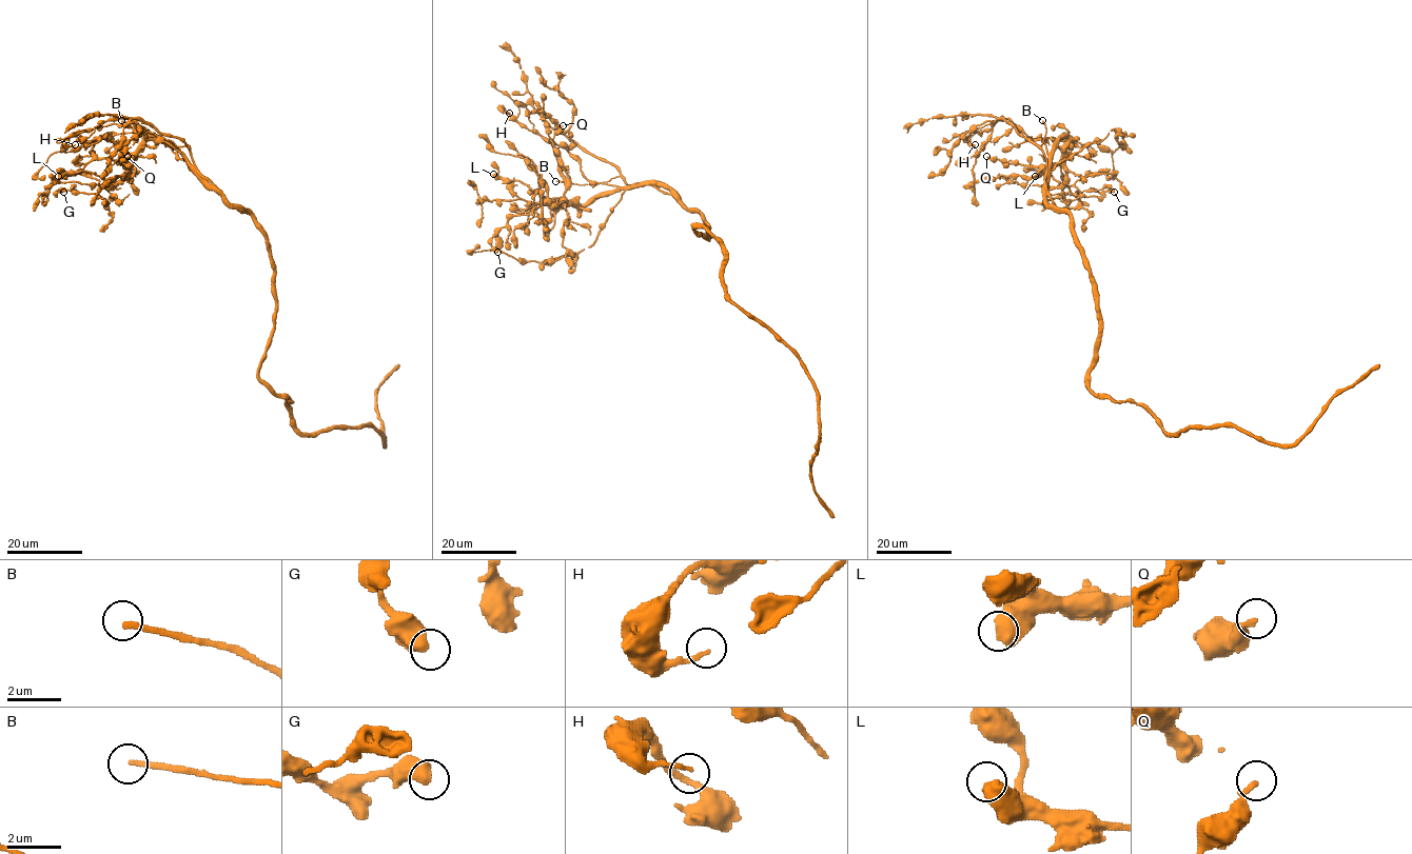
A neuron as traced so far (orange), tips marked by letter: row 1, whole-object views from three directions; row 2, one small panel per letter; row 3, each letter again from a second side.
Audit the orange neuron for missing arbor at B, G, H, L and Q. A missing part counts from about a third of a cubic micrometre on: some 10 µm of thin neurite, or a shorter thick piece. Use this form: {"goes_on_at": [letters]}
{"goes_on_at": ["B"]}

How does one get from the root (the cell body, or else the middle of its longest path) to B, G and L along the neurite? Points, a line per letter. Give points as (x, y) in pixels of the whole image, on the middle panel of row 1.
B: (705, 236), (708, 237), (710, 232), (697, 213), (690, 213), (670, 194), (651, 184), (616, 186), (555, 181)
G: (705, 236), (697, 213), (651, 184), (629, 184), (585, 205), (541, 203), (514, 215), (492, 238), (497, 252)
L: (705, 236), (710, 232), (697, 213), (651, 184), (618, 186), (581, 205), (544, 200), (526, 184), (493, 174)

